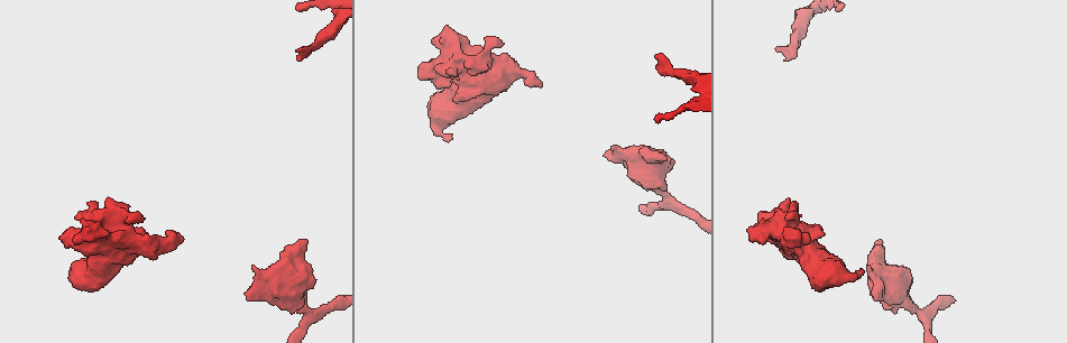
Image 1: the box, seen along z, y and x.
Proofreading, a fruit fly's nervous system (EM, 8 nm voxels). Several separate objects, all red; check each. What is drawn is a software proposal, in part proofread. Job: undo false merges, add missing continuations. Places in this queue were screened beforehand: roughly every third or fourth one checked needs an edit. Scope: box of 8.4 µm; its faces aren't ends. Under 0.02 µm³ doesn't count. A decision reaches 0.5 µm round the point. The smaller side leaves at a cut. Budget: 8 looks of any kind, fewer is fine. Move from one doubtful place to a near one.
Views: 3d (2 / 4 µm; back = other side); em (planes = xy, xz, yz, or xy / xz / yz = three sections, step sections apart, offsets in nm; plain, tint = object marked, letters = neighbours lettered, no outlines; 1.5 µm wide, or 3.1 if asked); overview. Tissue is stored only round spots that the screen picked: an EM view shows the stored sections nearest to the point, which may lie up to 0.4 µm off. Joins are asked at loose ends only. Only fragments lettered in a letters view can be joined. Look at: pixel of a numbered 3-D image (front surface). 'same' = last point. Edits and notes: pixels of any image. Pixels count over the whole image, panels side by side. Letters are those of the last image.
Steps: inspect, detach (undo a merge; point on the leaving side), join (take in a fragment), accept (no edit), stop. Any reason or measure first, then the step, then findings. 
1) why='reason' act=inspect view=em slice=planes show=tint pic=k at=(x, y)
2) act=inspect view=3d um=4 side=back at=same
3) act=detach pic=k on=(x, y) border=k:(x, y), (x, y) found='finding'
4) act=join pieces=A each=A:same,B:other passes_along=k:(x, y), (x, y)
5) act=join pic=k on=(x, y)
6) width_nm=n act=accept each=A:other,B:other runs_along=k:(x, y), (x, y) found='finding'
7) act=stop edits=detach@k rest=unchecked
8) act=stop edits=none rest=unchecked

act=inspect view=3d um=4 pic=1 at=(500, 45)

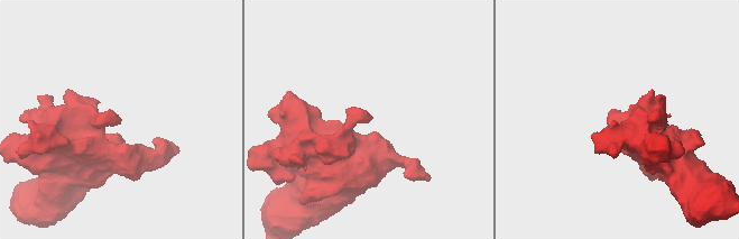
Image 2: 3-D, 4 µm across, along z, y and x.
why='shape alone is not enough' act=inspect view=em slice=planes show=plain pic=2 at=(120, 122)

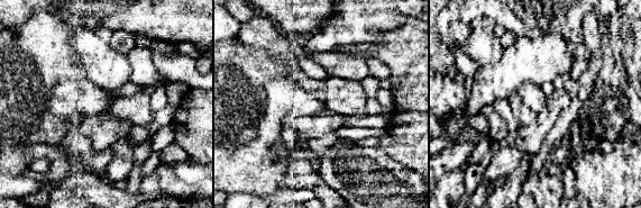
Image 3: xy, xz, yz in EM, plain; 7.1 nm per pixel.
why='see the neighbours' act=inspect view=em slice=planes show=letters at=same

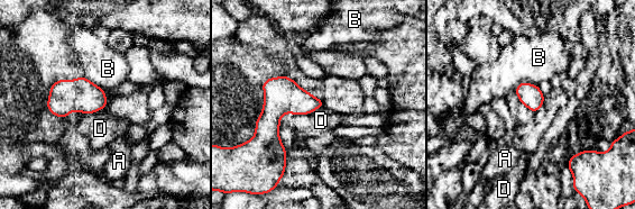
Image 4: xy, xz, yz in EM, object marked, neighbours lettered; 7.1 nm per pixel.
width_nm=160 act=accept each=A:other,B:other,D:other border=4:(322, 106), (307, 114), (296, 115) found='no lettered fragment goes on from it'

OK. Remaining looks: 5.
why='branch stops here' act=inspect view=em slice=xz step=8 show=letters pic=1 at=(863, 270)

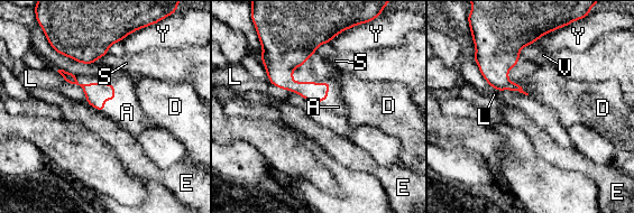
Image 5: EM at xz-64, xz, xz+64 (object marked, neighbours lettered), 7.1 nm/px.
why='cut it another way' act=inspect view=em slice=planes show=letters at=same

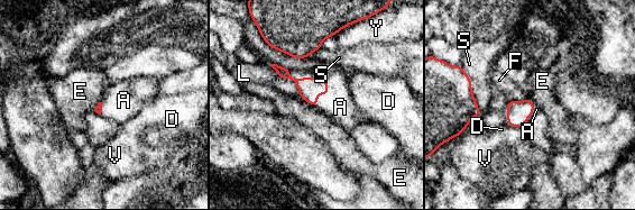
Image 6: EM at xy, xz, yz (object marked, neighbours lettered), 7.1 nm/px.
act=join pieces=A each=A:same,D:other,E:other,F:other,L:other,S:other,V:other,Y:other passes_along=6:(310, 88), (316, 102), (340, 107) found='the neuron continues'

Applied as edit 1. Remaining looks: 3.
act=inspect view=overview

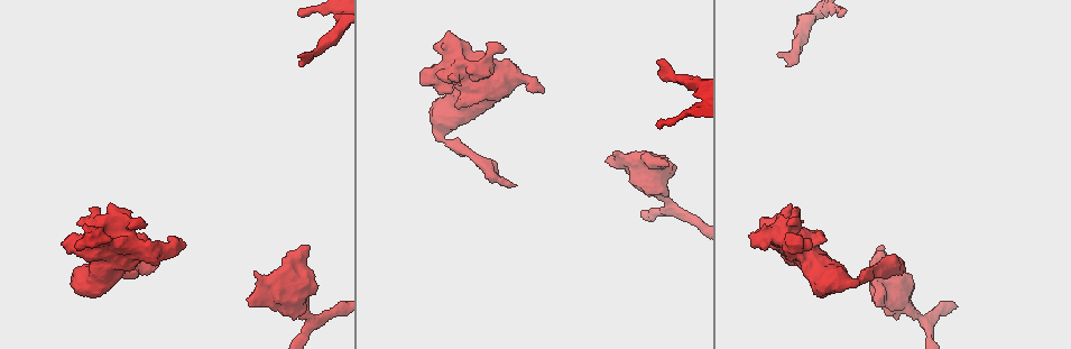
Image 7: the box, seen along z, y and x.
why='branch stops here' act=inspect view=em slice=planes show=tint pic=7 at=(299, 54)

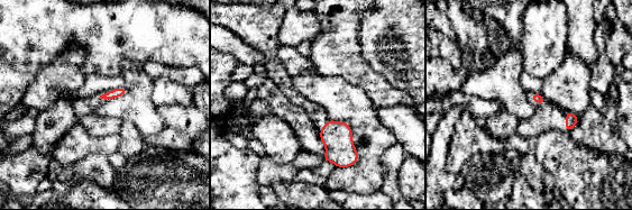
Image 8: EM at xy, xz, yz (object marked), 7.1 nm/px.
act=inspect view=em slice=planes show=letters at=same

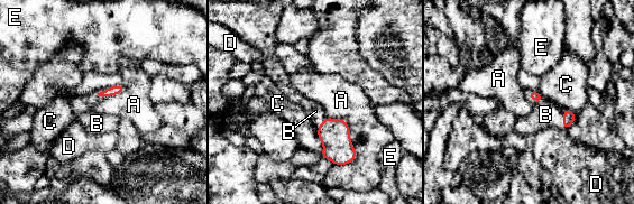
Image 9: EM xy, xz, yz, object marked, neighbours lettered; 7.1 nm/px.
longest_contact=A:380nm act=join pieces=B each=A:other,B:same,C:other,D:other,E:other passes_along=9:(568, 116), (563, 119), (545, 114) found='it goes on there'

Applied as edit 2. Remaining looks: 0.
act=stop edits=join@6,join@9 rest=unchecked

